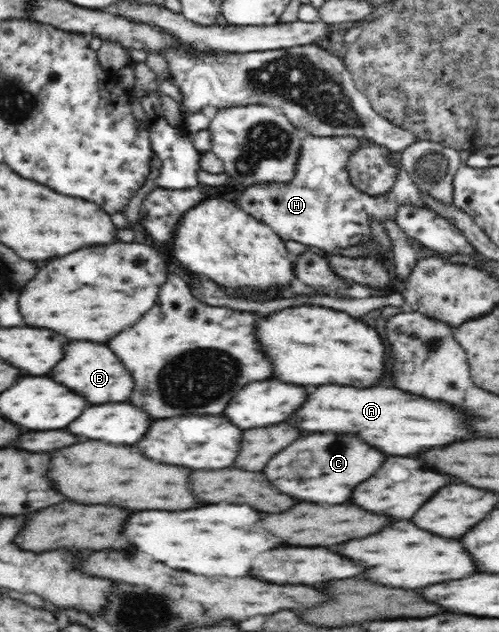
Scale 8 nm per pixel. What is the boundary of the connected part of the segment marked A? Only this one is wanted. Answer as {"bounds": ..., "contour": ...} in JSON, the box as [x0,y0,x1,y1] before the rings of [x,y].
{"bounds":[291,385,471,455],"contour":[[[337,385],[315,387],[307,405],[291,419],[291,425],[297,425],[303,431],[321,433],[351,431],[389,455],[413,455],[417,449],[429,449],[429,445],[449,445],[449,441],[471,439],[469,433],[461,429],[461,417],[449,413],[445,405],[391,387],[373,387],[367,391]]]}

